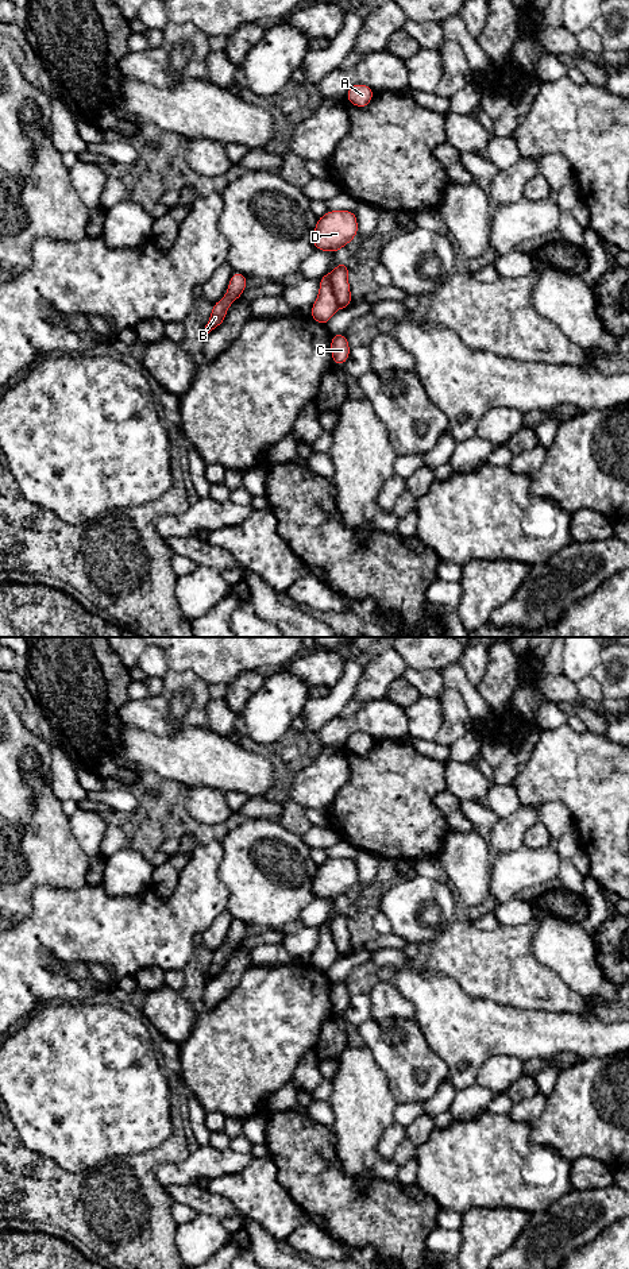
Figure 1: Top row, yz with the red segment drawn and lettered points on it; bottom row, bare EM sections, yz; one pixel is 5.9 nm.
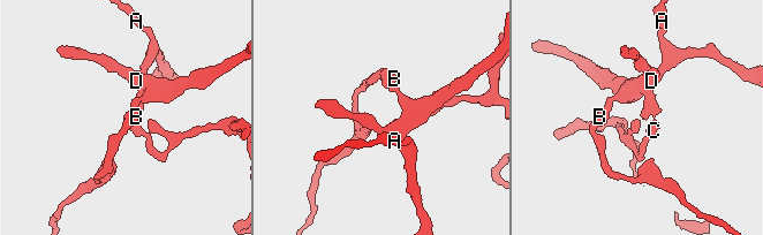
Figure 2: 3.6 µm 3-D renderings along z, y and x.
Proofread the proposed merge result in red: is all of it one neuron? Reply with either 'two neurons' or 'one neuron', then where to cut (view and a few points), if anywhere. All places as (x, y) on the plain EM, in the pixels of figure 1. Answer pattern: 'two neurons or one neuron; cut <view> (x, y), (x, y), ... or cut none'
two neurons; cut yz (330, 924), (338, 955)

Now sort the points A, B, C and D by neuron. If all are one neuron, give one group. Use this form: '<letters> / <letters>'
A B D / C

